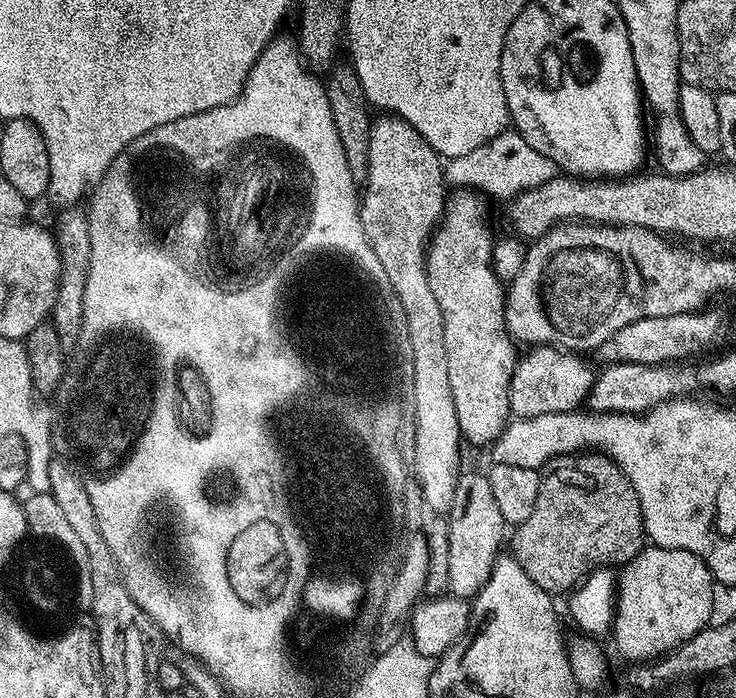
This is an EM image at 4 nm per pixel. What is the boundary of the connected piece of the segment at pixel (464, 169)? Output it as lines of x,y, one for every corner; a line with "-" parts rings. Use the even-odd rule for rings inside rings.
509,130
466,155
451,157
445,163
445,183
456,190
482,191
489,197
492,195
508,202
530,189
544,185
557,172
556,164
534,150
520,132

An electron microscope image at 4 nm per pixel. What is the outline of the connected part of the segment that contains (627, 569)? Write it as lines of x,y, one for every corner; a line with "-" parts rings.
646,546
629,564
623,565
619,572
616,585
617,606
612,617
610,637
616,643
617,650
631,662
652,662
661,656
667,656
672,649
685,644
694,634
712,623
716,584
711,570
702,562
702,558
690,554
690,550

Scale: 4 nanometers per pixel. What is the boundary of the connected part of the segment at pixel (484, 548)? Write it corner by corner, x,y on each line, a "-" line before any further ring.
466,471
459,477
454,490
452,508
446,513
446,521
449,528
449,582
447,591
453,596
461,598
475,597
479,587
488,579
492,571
492,563
501,551
500,543
505,543
506,525
502,513
498,511
498,505
494,503
494,494
490,491
490,482
487,475

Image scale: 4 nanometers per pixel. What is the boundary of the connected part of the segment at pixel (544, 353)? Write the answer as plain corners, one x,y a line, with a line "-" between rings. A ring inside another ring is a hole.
536,346
519,357
508,387
508,407
513,417
525,420
538,414
575,412
587,401
597,373
583,355
556,346

